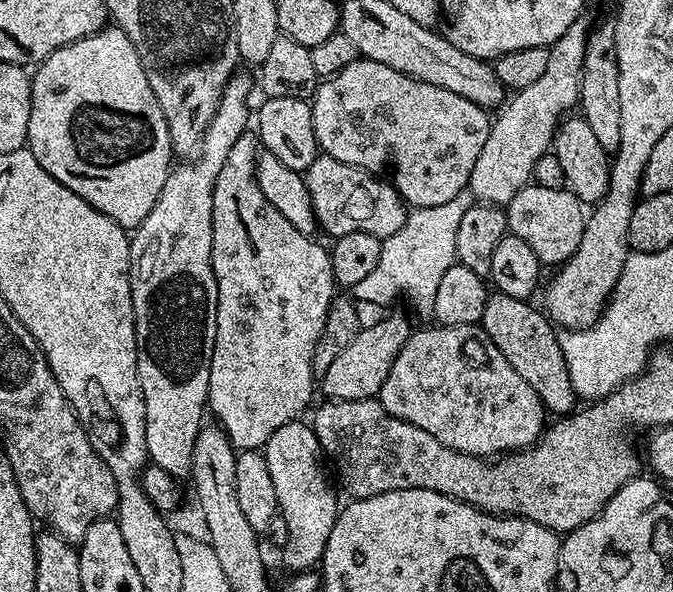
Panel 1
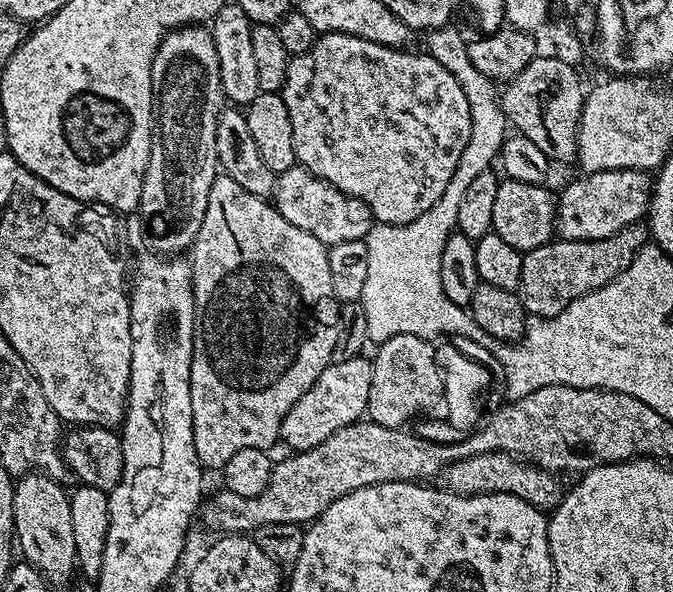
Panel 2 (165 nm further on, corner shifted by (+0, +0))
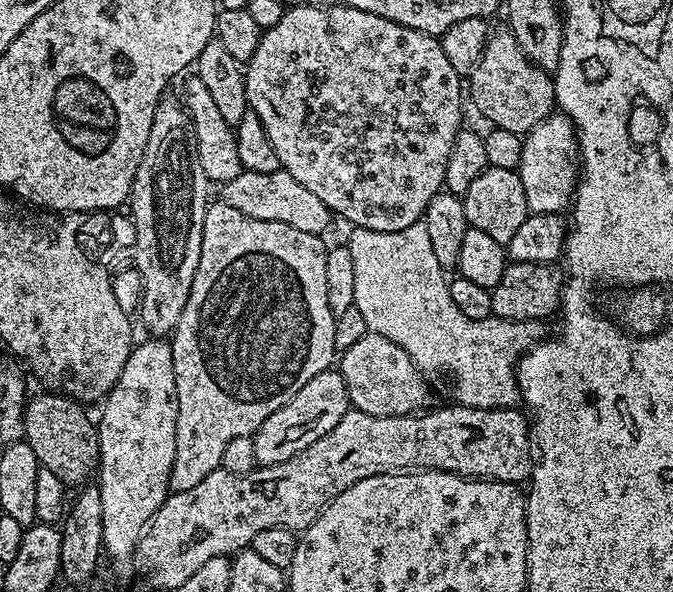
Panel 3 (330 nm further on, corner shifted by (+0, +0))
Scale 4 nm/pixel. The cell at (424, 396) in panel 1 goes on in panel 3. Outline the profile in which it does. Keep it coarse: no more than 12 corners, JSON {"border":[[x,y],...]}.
{"border":[[367,331],[342,352],[349,405],[371,416],[415,413],[419,366]]}

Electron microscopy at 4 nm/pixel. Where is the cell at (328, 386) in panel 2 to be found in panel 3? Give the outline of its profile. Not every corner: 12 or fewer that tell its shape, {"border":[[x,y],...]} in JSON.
{"border":[[338,370],[314,374],[252,437],[257,465],[286,462],[348,411]]}

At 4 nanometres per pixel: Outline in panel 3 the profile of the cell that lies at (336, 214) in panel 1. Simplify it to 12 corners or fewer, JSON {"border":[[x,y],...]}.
{"border":[[283,170],[242,171],[223,203],[250,218],[320,236],[334,221],[322,198]]}

